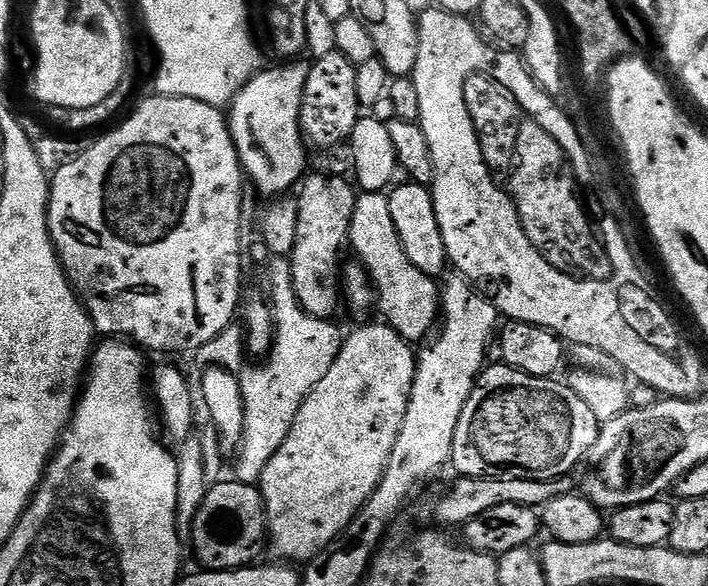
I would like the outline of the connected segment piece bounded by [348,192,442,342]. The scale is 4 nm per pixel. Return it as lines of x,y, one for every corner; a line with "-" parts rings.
384,192
357,195
348,231
348,244
356,251
355,259
363,264
374,289
374,300
380,304
383,319
404,340
417,342
437,327
442,316
442,288
433,277
418,270
406,256
398,230
391,218
389,197

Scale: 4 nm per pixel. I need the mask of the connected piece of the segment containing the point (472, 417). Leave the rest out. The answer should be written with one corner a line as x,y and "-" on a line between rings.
503,362
493,363
485,367
480,373
480,378
476,382
476,389
470,394
466,406
462,410
462,418
458,418
458,430
454,430
454,446
452,447
451,467
456,467
460,471
459,475
464,478
494,478
495,480
509,480
510,478
522,478
523,480
558,480
569,475
568,471
575,469
585,454
598,442
602,424
596,420
594,412
590,410
586,402
582,400
568,387
567,383
556,378
541,378
531,376
525,372
514,370
510,365

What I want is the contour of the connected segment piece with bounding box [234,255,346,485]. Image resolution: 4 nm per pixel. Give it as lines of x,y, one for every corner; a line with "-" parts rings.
277,255
271,259
267,299
274,325
272,350
263,362
257,363
260,364
257,368
248,366
239,373
244,403
244,433
240,449
234,454
234,479
243,484
259,485
262,470
266,470
270,458
274,458
282,442
286,442
294,426
294,418
298,418
298,410
302,410
302,402
314,390
314,386
326,378
346,339
345,333
340,333
339,326
332,324
336,322
304,309
294,290
291,259

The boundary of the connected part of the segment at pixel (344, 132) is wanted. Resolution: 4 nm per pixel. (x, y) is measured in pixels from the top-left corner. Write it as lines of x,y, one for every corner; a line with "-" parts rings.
339,50
316,56
313,61
308,70
300,107
300,131
311,147
313,144
316,148
336,148
351,137
354,126
362,119
356,93
357,65

